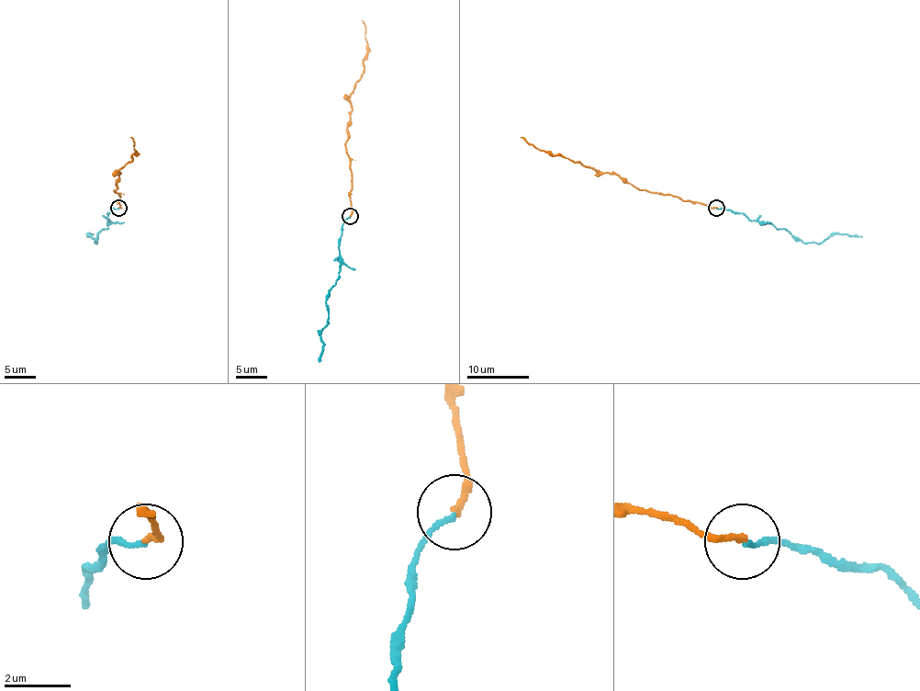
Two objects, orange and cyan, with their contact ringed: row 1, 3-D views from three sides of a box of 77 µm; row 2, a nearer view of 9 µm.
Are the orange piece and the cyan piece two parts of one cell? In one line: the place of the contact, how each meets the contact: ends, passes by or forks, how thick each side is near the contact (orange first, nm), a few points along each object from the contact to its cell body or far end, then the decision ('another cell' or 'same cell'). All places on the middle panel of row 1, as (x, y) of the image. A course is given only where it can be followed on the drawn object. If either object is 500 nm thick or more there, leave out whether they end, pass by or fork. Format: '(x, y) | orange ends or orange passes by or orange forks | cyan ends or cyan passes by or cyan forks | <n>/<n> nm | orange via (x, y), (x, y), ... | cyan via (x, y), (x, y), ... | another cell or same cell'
(350, 216) | orange ends | cyan ends | 190/130 nm | orange via (350, 216), (352, 177), (345, 140), (352, 110), (350, 96), (364, 69), (367, 47), (365, 24), (361, 19) | cyan via (350, 216), (341, 232), (339, 271), (327, 296), (329, 322), (320, 334), (322, 355), (318, 361) | same cell

